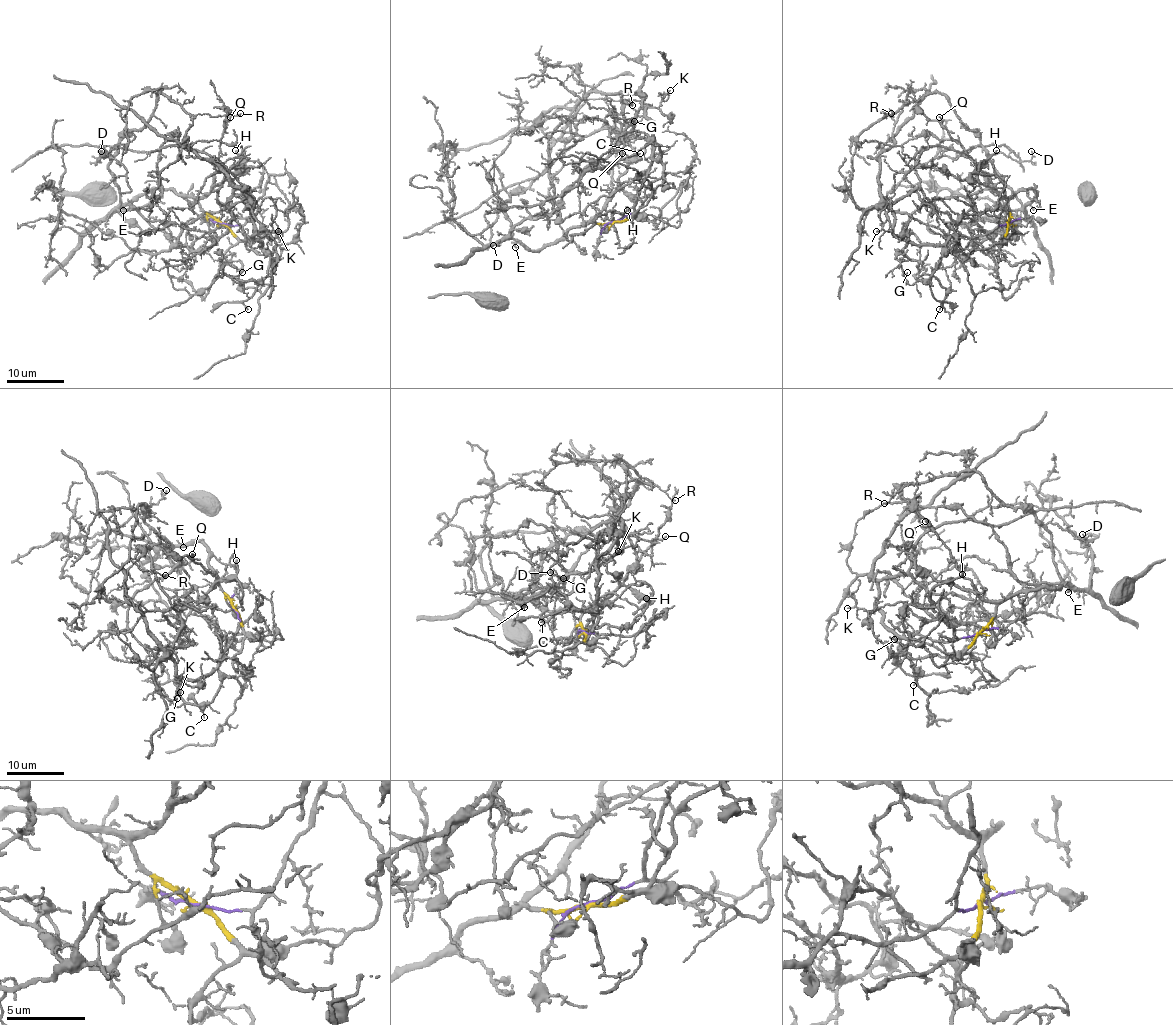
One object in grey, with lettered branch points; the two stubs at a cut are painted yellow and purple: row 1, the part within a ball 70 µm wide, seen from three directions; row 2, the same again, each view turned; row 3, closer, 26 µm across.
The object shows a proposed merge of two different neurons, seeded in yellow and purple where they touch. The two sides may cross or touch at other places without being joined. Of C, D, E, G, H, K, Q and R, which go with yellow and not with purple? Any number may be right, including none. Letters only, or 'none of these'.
D, E, H, Q, R

